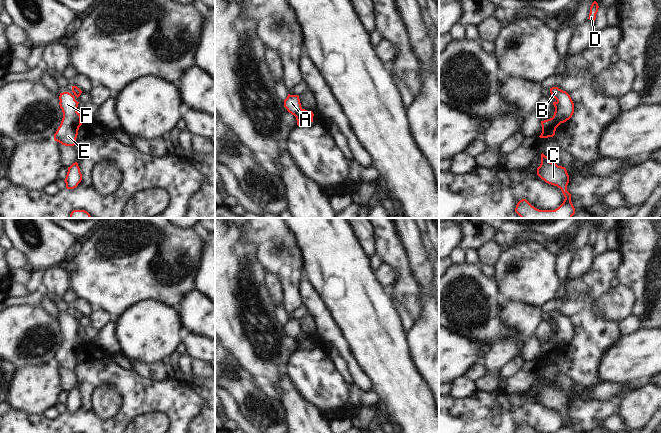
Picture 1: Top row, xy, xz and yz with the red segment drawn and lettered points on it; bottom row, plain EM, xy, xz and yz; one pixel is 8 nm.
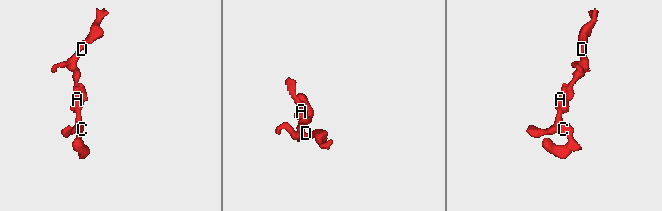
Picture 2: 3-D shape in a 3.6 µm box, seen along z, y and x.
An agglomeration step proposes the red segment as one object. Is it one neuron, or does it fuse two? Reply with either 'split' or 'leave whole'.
split

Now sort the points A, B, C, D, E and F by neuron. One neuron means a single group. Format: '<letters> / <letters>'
A C E F / B D

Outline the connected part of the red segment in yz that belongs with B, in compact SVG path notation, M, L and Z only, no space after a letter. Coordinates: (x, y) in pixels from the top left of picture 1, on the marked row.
M558 87L550 88L550 93L557 100L557 106L554 112L555 121L560 124L566 122L574 113L574 103L570 95Z

